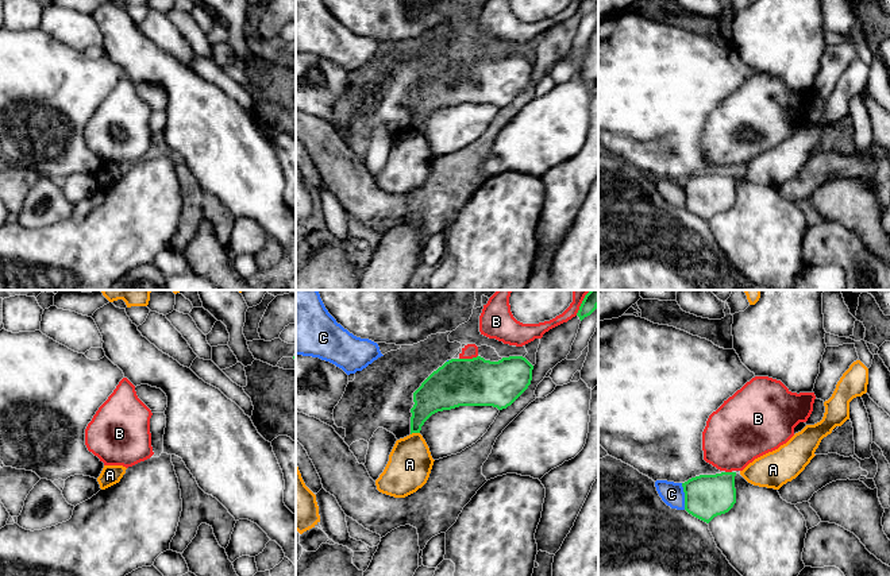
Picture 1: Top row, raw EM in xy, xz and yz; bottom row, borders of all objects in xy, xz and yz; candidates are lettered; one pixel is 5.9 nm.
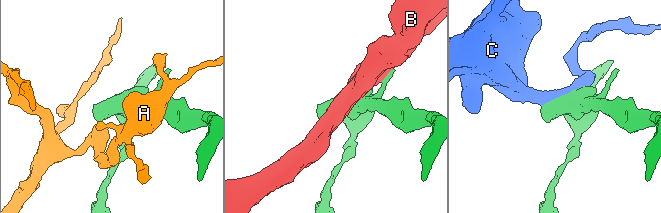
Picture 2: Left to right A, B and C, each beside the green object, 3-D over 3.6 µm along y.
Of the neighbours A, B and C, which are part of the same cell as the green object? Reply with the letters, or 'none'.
none

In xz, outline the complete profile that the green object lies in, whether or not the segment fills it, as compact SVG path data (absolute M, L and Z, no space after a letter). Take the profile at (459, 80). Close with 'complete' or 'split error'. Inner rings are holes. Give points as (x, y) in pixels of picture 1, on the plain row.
M523 54L498 59L451 57L434 69L413 90L411 132L420 131L435 111L459 104L511 104L531 82L533 63Z; complete

